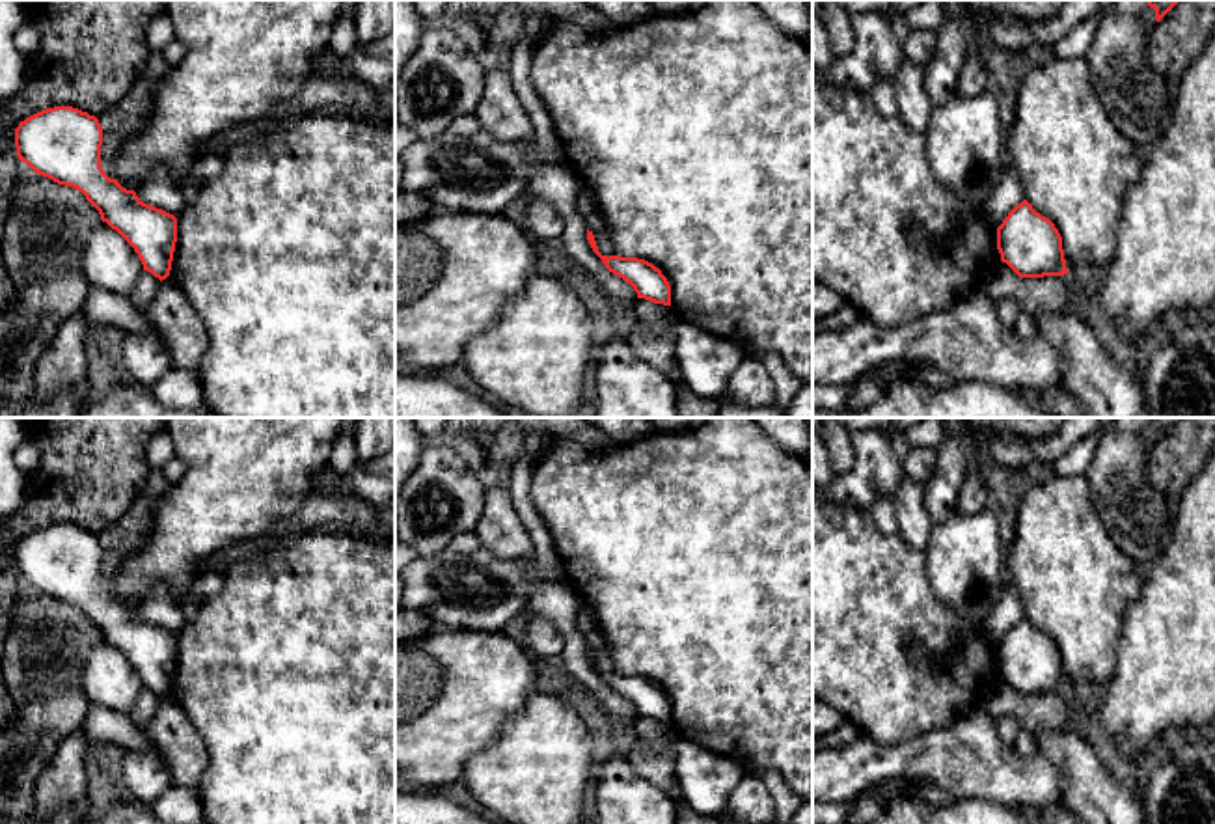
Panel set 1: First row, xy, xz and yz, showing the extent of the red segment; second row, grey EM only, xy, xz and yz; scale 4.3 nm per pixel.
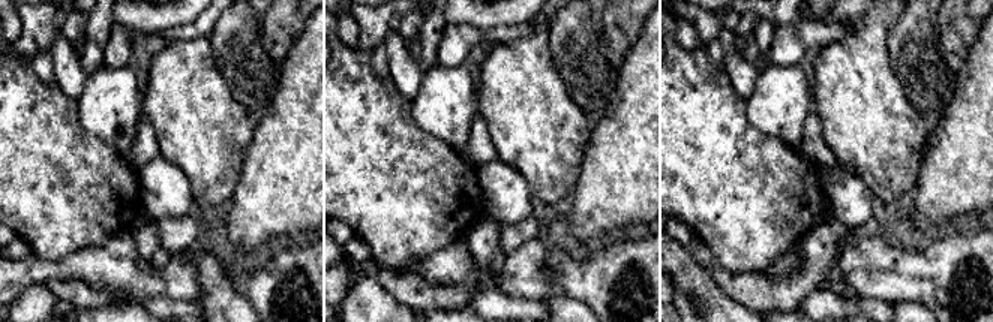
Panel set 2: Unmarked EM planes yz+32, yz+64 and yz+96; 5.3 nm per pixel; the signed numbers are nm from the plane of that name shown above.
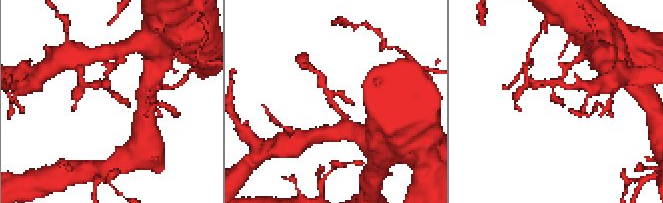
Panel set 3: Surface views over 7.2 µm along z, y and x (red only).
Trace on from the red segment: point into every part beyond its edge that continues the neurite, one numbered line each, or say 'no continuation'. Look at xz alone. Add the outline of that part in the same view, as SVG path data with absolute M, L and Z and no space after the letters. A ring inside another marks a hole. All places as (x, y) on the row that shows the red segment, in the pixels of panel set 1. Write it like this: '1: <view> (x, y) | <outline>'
no continuation

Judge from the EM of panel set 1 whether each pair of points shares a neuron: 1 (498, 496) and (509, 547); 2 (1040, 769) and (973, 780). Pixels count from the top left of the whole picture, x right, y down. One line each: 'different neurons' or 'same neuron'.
1: same neuron
2: same neuron

